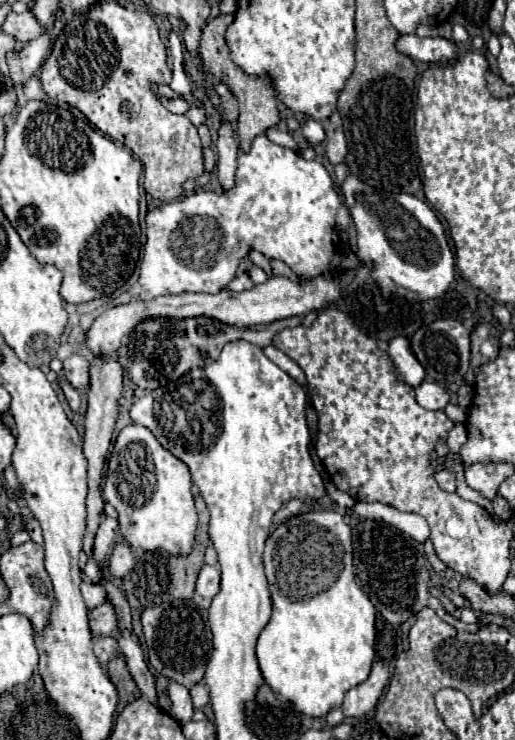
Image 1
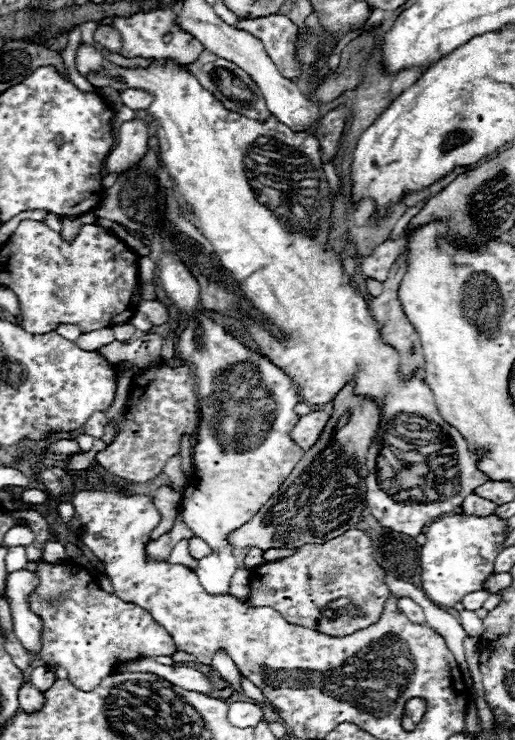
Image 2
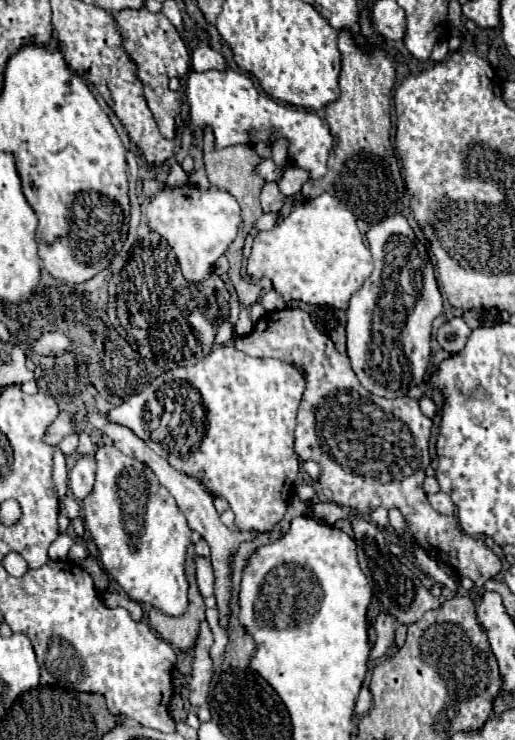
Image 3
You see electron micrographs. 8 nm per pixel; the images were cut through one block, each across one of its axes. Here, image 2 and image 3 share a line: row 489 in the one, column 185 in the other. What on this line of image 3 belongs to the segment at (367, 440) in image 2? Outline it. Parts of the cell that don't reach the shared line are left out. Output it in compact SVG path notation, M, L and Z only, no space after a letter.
M154 232L138 238L134 246L128 250L128 256L124 258L124 264L118 272L112 274L110 286L108 286L108 318L114 330L128 340L130 348L138 352L142 358L148 358L156 362L160 368L178 368L178 366L190 366L200 362L212 348L214 338L222 322L228 318L228 288L222 282L220 276L210 274L204 284L192 284L188 282L180 266L176 262L176 256L168 248L168 244Z

